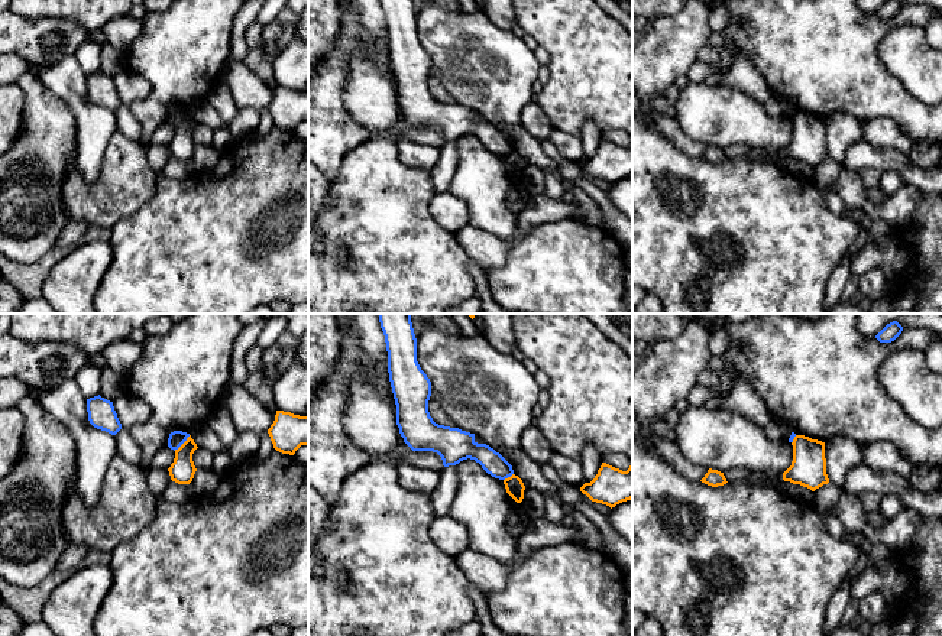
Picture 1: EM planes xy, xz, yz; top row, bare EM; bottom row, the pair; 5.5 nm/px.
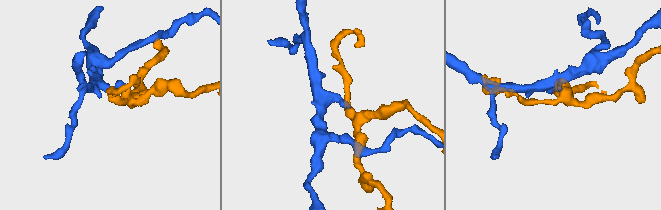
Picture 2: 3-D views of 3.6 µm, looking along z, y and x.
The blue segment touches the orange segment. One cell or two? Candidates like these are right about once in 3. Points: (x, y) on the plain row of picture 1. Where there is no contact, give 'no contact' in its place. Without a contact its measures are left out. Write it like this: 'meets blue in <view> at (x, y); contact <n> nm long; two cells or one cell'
meets blue in xy at (181, 120); contact 130 nm long; two cells

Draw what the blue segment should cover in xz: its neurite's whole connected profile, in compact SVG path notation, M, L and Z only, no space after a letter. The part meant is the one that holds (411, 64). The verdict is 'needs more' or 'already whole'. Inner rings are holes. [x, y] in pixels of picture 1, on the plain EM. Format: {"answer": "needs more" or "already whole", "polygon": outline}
{"answer": "already whole", "polygon": "M381 0L388 27L388 49L396 81L396 101L412 127L437 129L443 142L475 136L495 155L514 150L512 142L493 124L478 120L475 110L438 101L428 88L431 58L417 38L412 0Z"}

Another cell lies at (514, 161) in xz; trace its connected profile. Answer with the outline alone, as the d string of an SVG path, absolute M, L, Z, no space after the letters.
M512 150L511 153L504 156L504 160L505 160L506 169L517 179L521 179L524 175L524 166L525 166L522 156L518 152Z

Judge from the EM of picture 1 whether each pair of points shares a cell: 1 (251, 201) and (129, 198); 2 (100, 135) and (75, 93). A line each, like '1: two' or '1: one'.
1: two
2: one

